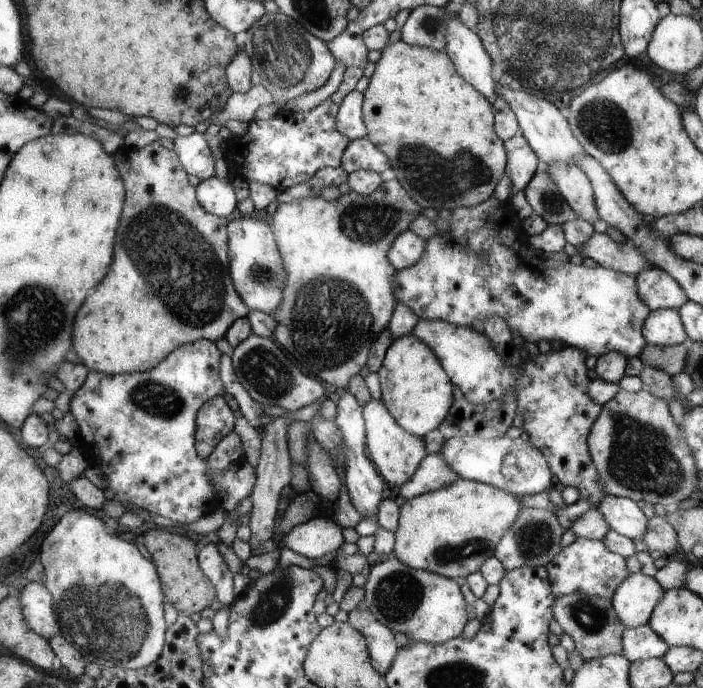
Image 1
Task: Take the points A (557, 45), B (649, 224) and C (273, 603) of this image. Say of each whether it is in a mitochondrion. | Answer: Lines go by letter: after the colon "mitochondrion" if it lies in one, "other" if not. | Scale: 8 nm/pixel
A: mitochondrion
B: other
C: mitochondrion

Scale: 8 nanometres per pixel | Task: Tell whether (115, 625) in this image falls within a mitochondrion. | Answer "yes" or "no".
yes

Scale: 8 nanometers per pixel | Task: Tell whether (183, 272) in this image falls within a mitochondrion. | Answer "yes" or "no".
yes

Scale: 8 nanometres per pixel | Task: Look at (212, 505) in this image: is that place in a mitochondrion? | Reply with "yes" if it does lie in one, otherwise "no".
no

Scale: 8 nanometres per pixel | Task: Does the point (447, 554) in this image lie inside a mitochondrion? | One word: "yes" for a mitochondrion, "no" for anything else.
yes

